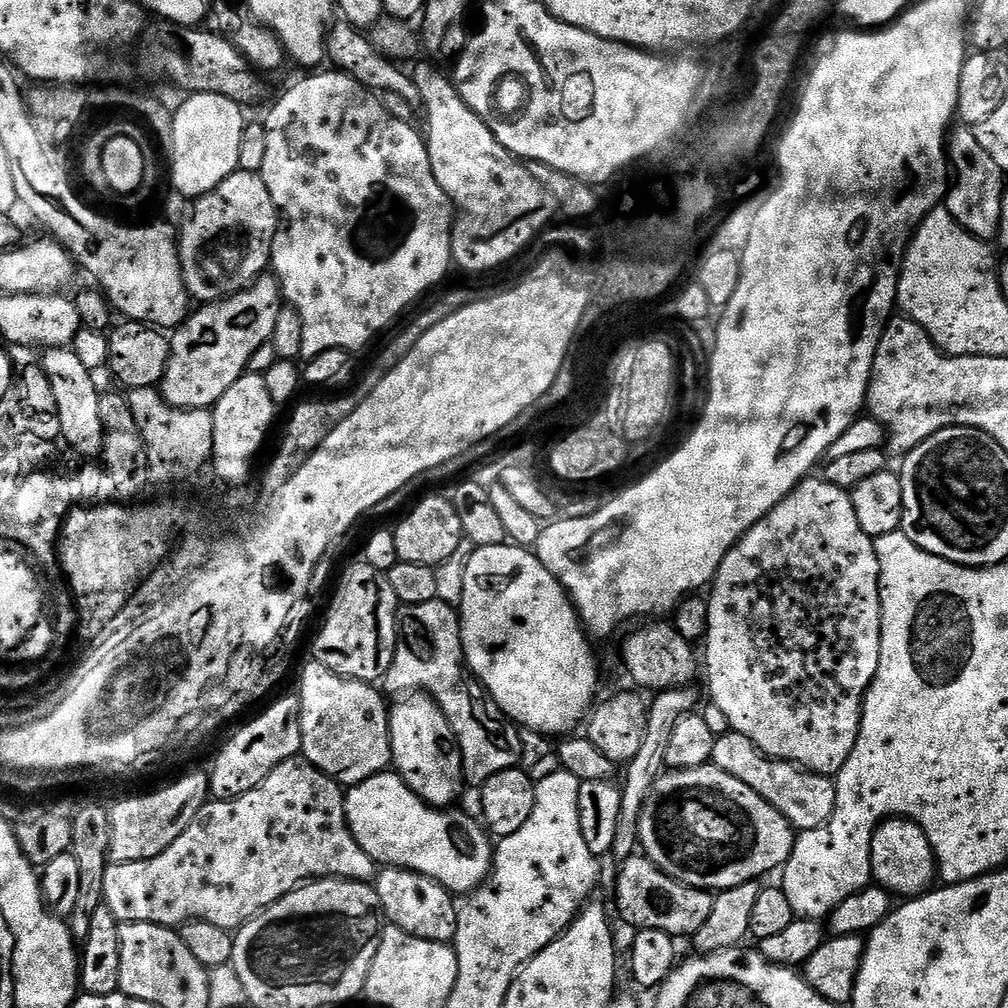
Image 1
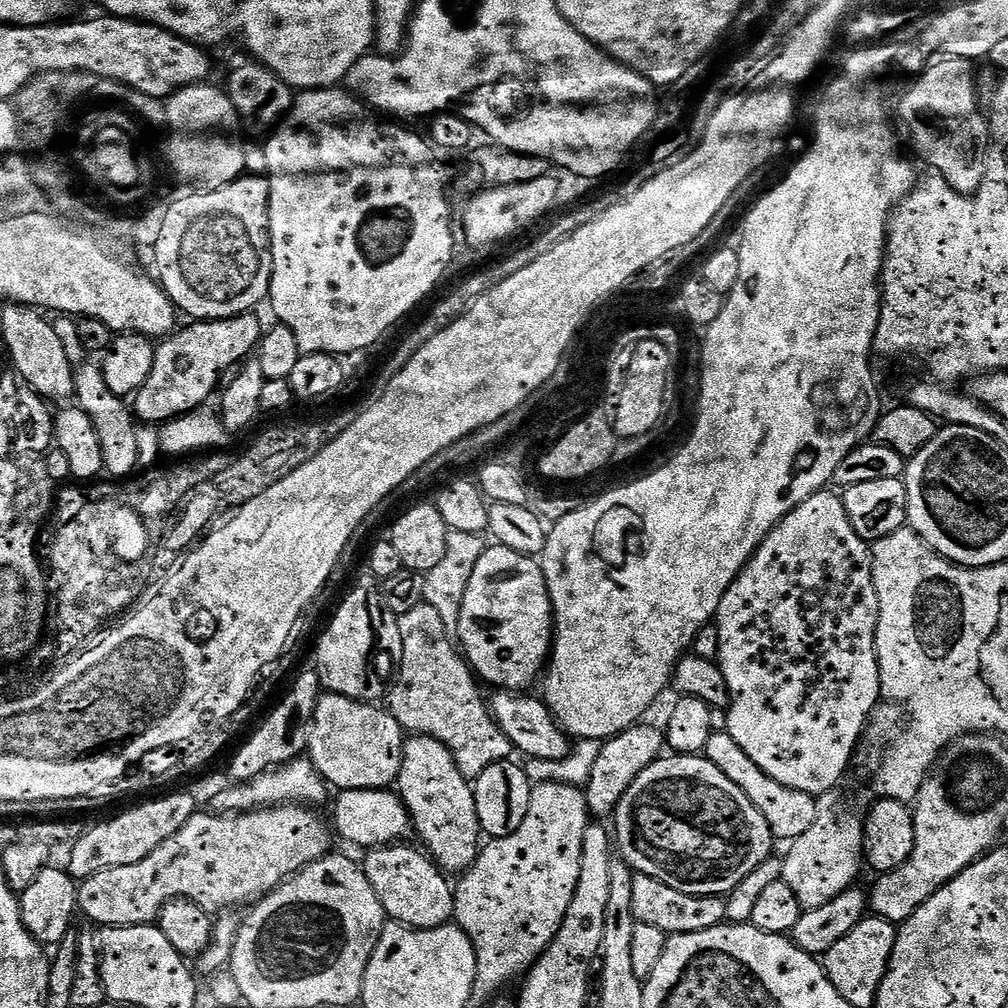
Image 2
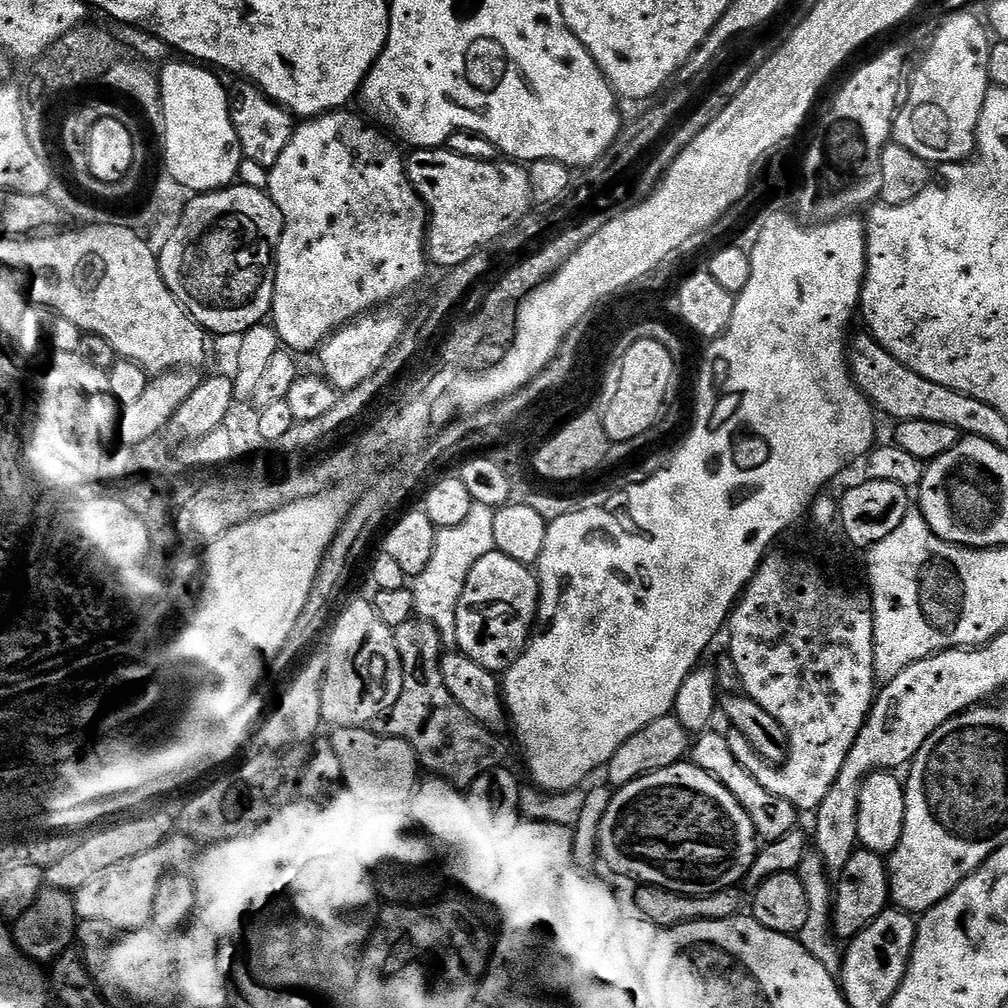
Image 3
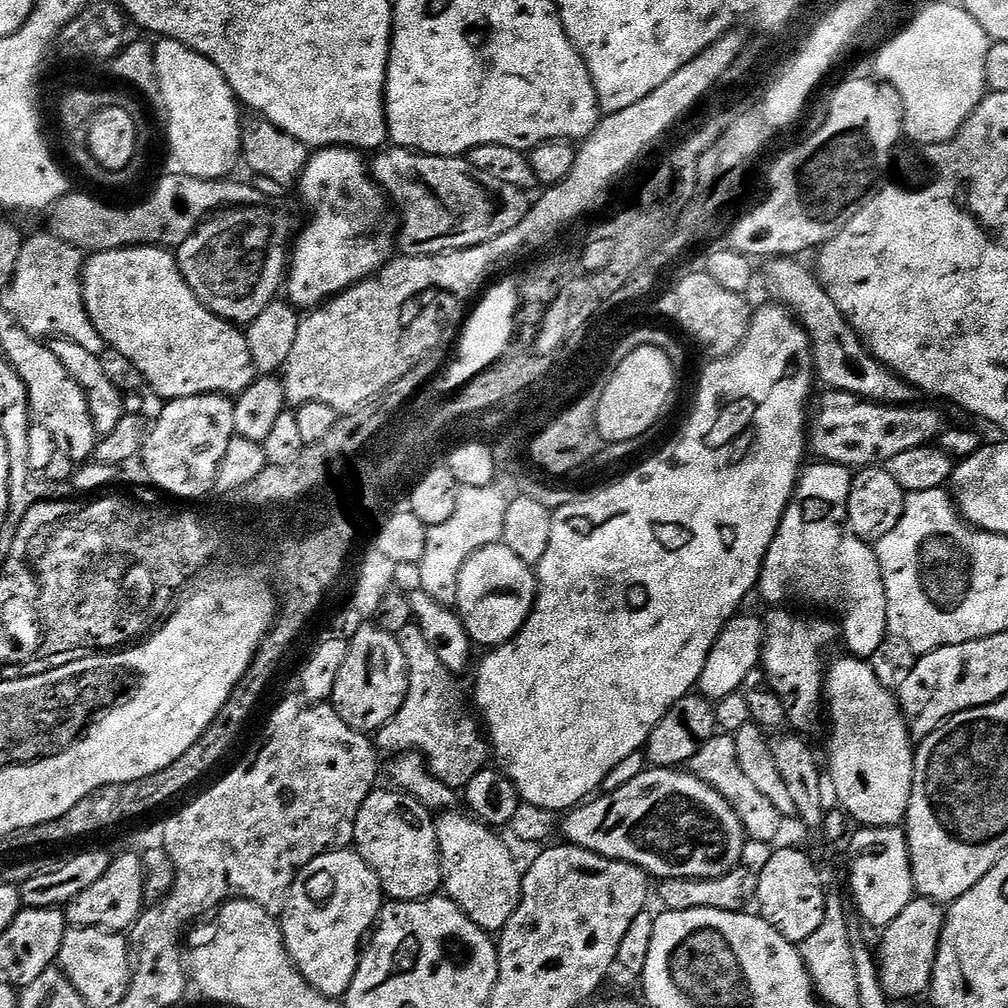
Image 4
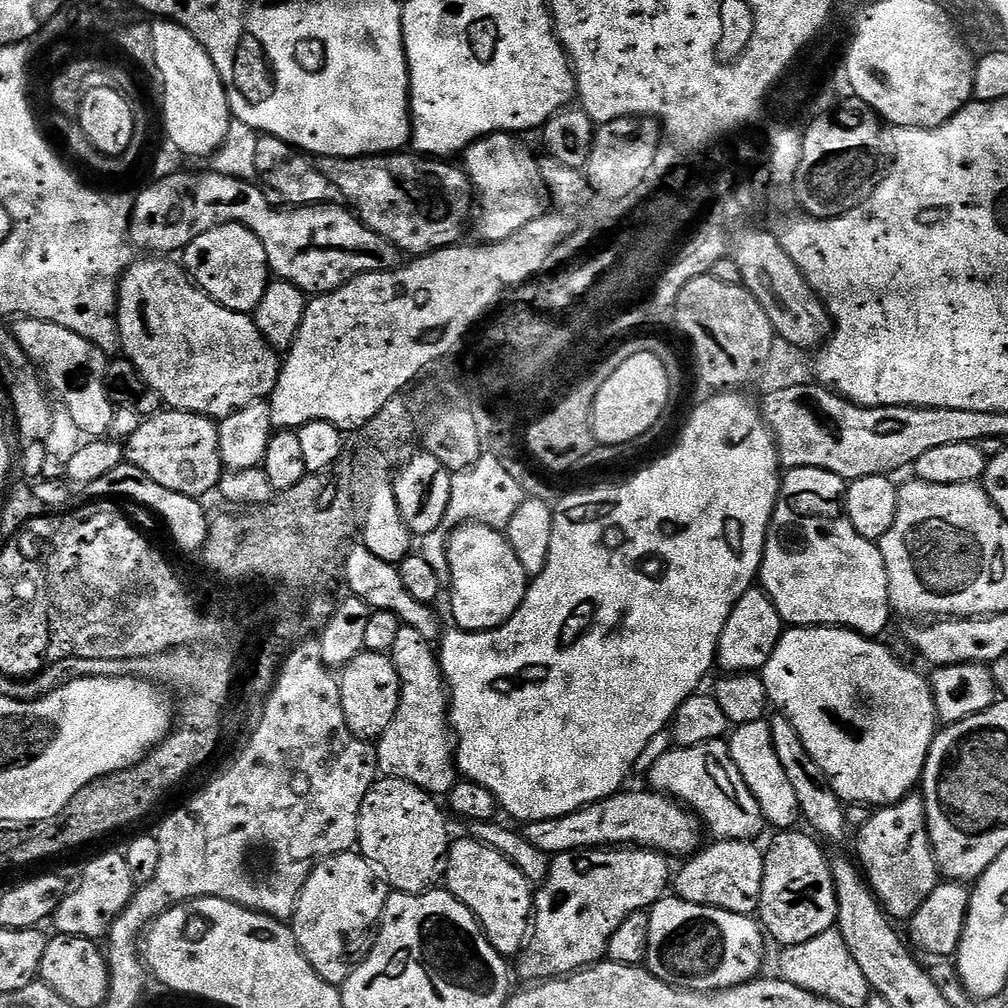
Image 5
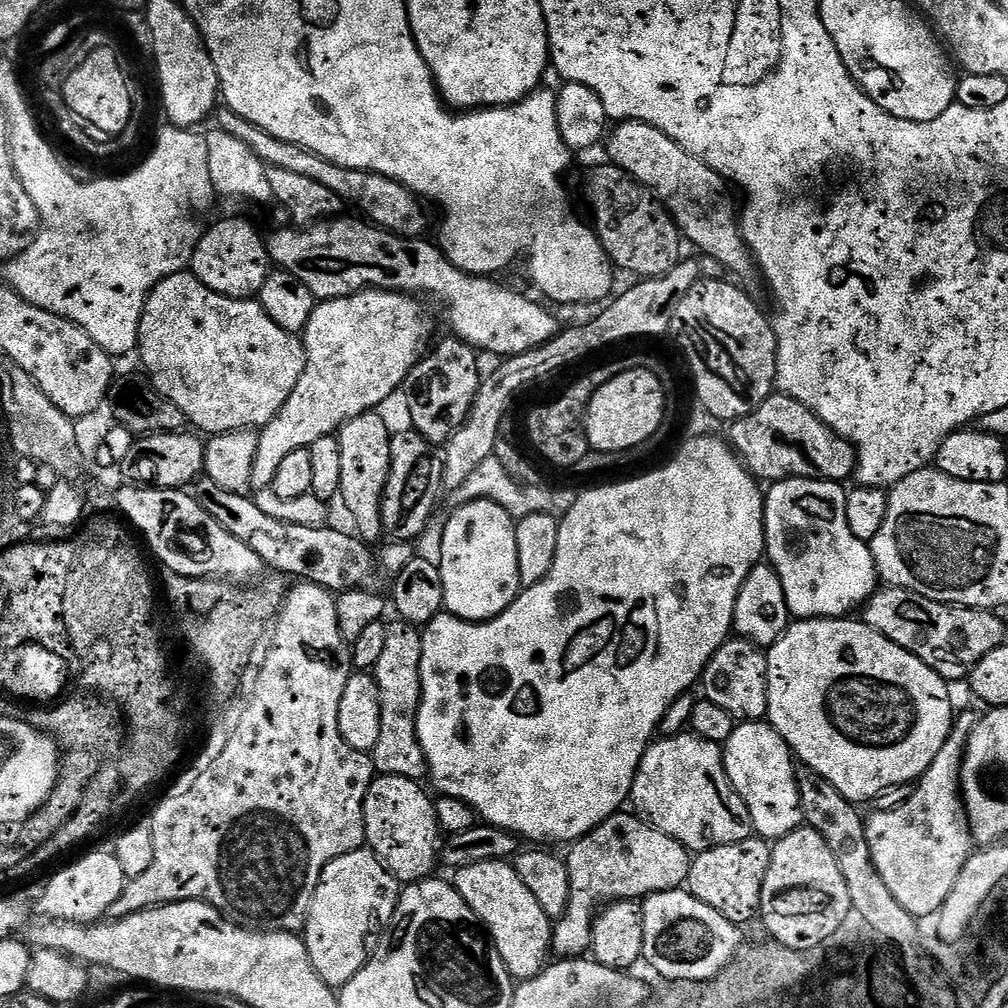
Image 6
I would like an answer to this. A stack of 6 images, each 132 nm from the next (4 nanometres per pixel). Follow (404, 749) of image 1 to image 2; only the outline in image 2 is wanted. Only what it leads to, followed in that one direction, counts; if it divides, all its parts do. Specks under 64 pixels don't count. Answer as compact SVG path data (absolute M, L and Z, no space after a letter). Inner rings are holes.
M412 734L405 739L398 795L408 807L415 829L418 832L420 830L420 836L425 844L423 847L445 873L463 874L476 863L476 857L479 856L482 847L482 829L476 809L476 794L473 785L462 774L462 770L458 770L454 754L439 737L431 734Z

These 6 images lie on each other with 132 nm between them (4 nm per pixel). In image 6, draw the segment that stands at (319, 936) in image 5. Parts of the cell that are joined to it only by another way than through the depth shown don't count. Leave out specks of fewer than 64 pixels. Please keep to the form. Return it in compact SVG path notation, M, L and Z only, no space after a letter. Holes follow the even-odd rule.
M371 850L339 856L326 866L310 902L302 939L314 970L331 988L343 988L352 981L354 974L364 969L370 959L368 939L380 920L387 921L394 914L401 891L400 881Z

